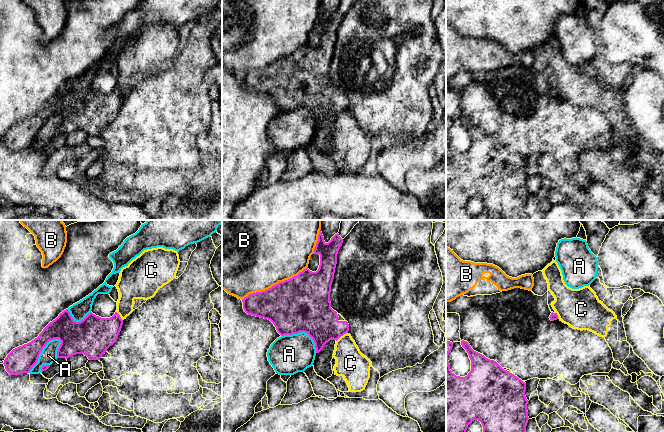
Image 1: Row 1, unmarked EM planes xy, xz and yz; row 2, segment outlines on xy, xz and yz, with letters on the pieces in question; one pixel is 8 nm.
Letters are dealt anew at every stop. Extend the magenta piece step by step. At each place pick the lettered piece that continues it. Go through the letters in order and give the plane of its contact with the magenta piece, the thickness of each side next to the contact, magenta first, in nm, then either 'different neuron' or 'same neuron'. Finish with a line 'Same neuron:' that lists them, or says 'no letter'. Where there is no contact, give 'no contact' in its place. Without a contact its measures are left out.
A: meets magenta in xy; 220 nm thick on the magenta side, 140 nm on the other; different neuron
B: meets magenta in xz; 440 nm thick on the magenta side, 500 nm on the other; different neuron
C: meets magenta in xz; 280 nm thick on the magenta side, 240 nm on the other; different neuron
Same neuron: no letter

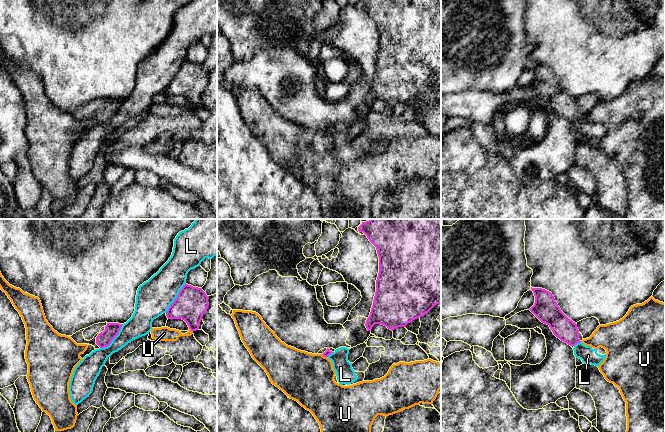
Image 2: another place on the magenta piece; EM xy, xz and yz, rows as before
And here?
L: meets magenta in xy; 260 nm thick on the magenta side, 280 nm on the other; different neuron
U: meets magenta in xy; 260 nm thick on the magenta side, 110 nm on the other; same neuron
Same neuron: U

